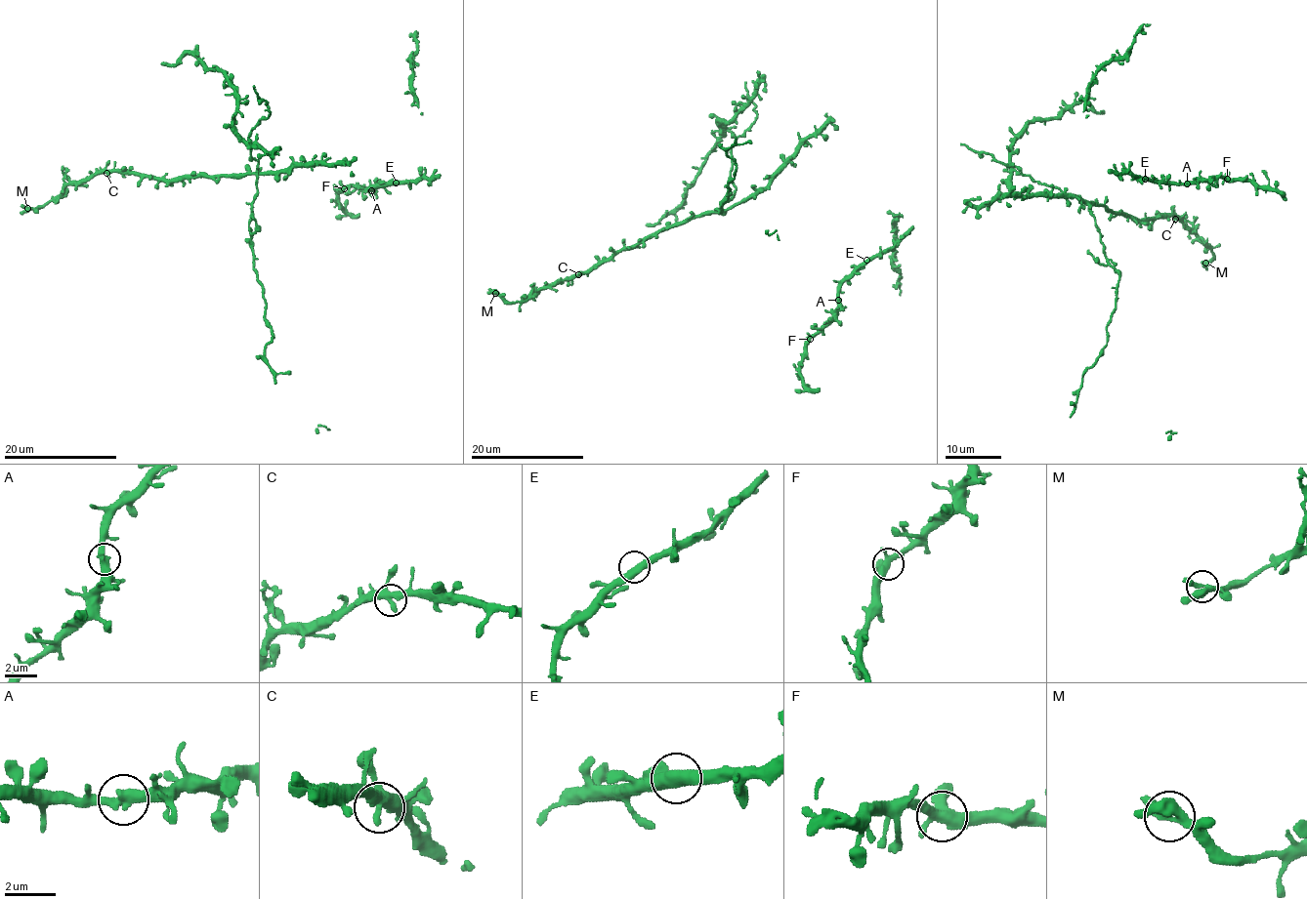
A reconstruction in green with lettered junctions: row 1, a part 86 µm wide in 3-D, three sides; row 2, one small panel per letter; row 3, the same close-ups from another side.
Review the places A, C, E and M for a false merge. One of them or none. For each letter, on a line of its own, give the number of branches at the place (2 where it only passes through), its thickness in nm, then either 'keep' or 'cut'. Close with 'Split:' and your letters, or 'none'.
A: branches 2; calibre 440 nm; keep
C: branches 3; calibre 400 nm; keep
E: branches 2; calibre 480 nm; keep
M: branches 3; calibre 360 nm; keep
Split: none

